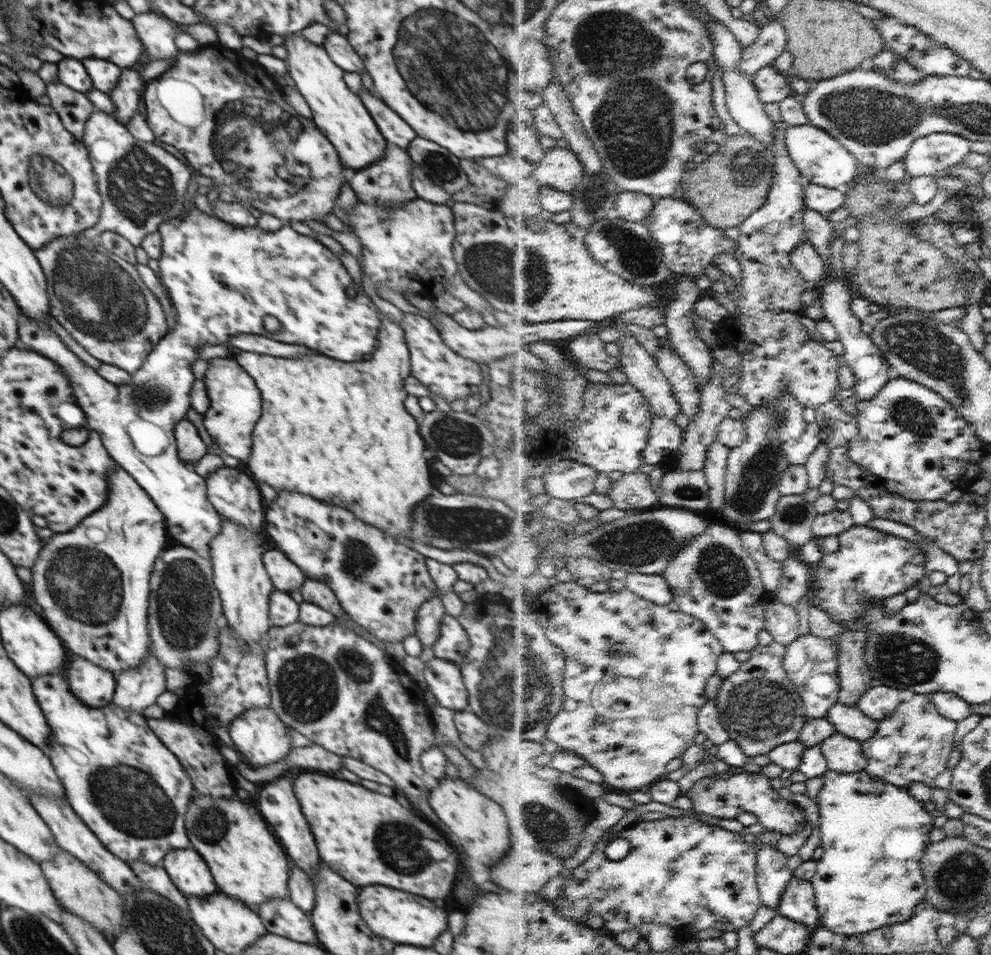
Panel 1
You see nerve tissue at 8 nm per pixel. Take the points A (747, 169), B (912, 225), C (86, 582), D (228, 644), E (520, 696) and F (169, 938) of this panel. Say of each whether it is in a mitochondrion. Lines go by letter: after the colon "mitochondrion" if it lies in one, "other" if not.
A: mitochondrion
B: other
C: mitochondrion
D: mitochondrion
E: mitochondrion
F: mitochondrion

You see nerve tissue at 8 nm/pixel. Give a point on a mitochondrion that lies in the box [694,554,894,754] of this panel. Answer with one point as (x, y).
(761, 709)

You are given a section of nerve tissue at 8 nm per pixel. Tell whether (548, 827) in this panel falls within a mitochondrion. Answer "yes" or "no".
yes

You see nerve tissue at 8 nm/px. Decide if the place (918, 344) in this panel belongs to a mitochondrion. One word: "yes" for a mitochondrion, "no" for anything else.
yes

